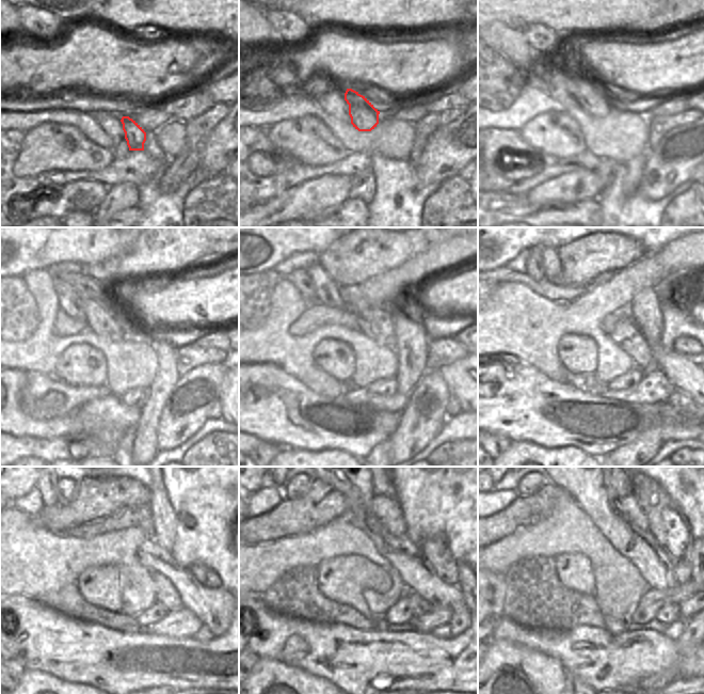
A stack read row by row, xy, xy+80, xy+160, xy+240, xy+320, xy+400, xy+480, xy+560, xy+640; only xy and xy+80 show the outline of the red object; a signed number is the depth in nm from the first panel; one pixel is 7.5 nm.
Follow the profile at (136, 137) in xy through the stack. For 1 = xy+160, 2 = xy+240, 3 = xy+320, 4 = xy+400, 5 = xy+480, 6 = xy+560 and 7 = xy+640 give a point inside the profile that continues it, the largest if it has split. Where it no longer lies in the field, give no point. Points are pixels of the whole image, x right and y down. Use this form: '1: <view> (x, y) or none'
1: xy+160 (592, 95)
2: xy+240 (104, 315)
3: xy+320 (331, 308)
4: xy+400 (552, 265)
5: xy+480 (65, 488)
6: xy+560 (294, 488)
7: xy+640 (525, 488)

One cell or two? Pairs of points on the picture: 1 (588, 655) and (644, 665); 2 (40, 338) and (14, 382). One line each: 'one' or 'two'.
1: one
2: two

